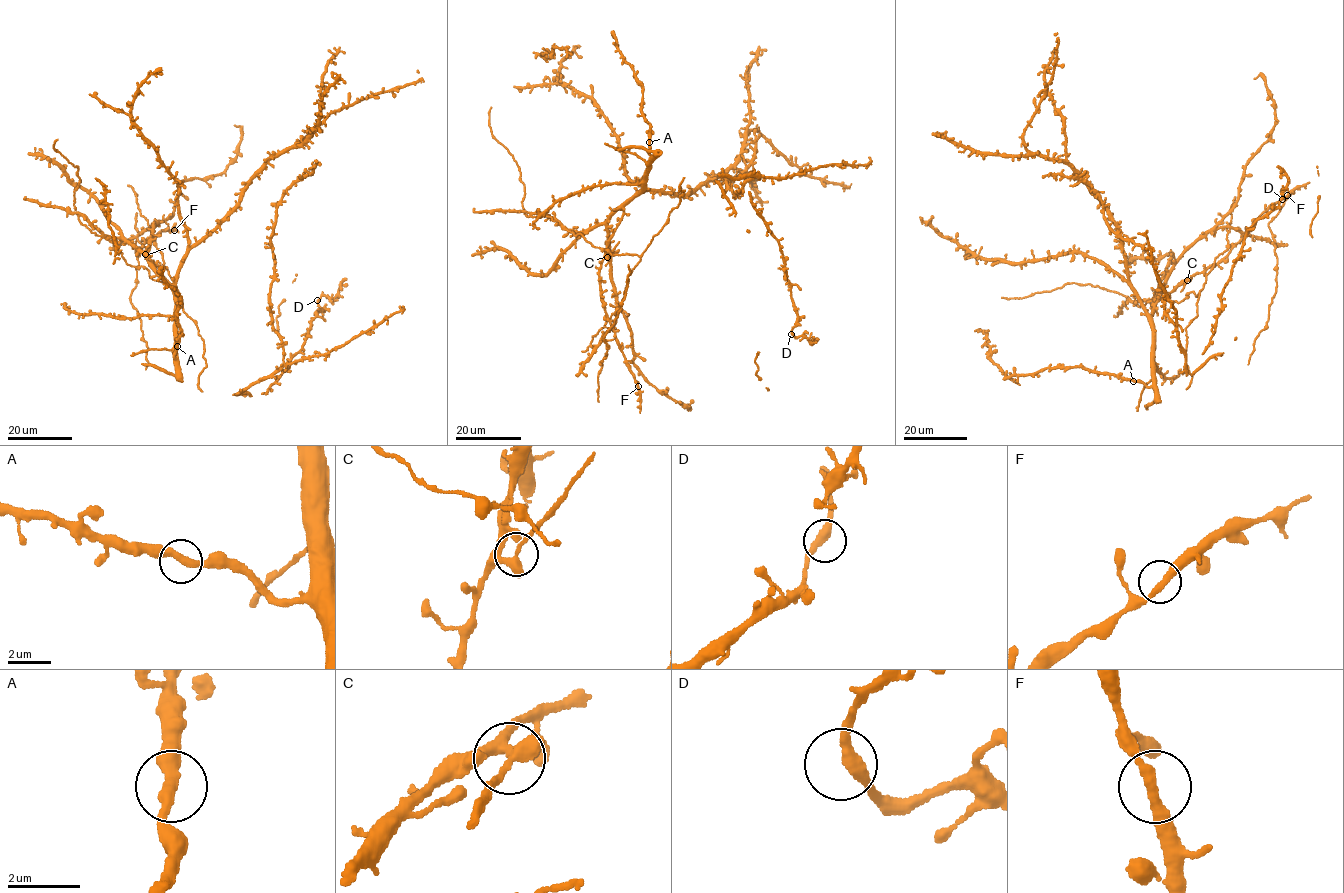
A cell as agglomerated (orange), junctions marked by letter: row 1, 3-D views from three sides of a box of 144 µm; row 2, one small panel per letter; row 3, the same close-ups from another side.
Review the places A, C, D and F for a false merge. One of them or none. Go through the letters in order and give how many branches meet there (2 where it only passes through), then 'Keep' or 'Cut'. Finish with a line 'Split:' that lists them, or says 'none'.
A: Branches: 2. Keep
C: Branches: 2. Cut
D: Branches: 2. Keep
F: Branches: 2. Keep
Split: C

